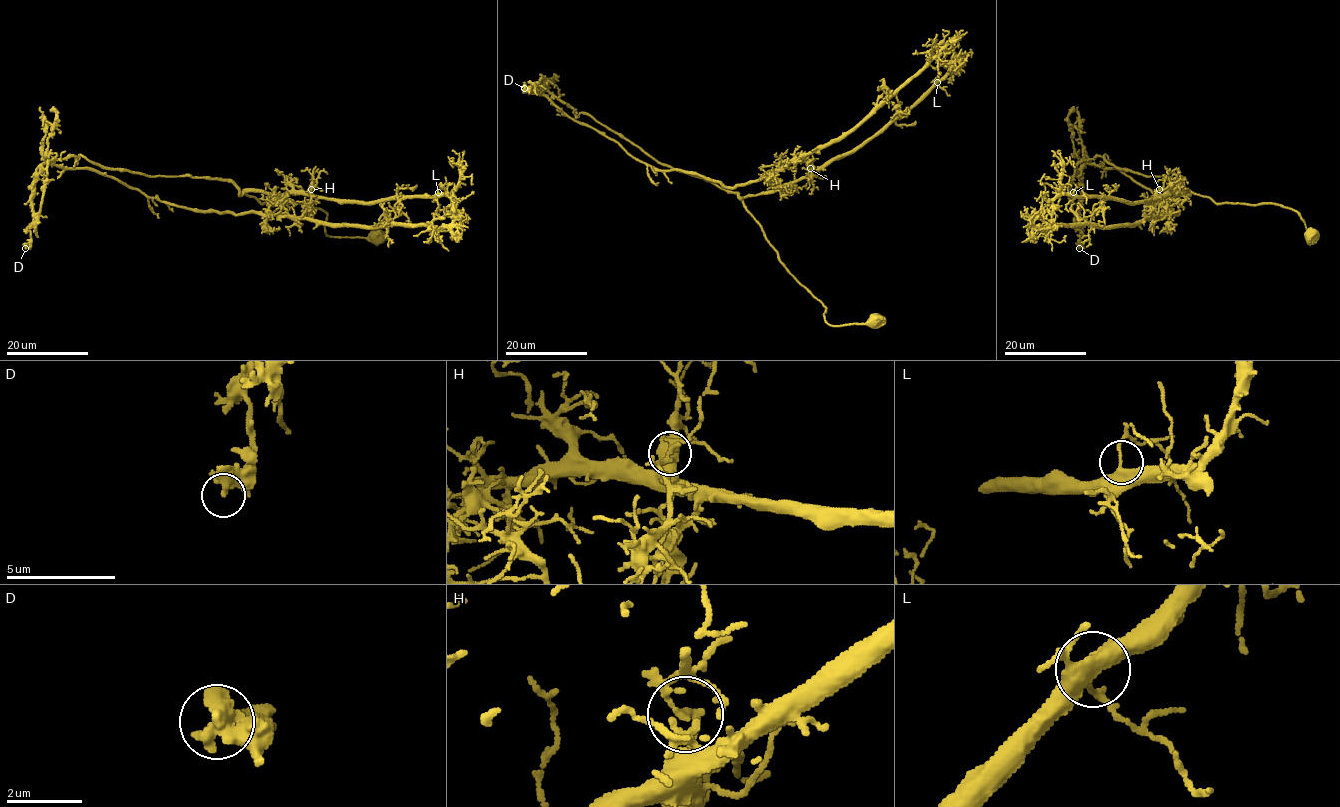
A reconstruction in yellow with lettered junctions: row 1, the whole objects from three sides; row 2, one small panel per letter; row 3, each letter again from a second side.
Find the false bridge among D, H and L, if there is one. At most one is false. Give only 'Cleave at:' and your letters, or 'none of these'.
Cleave at: H

